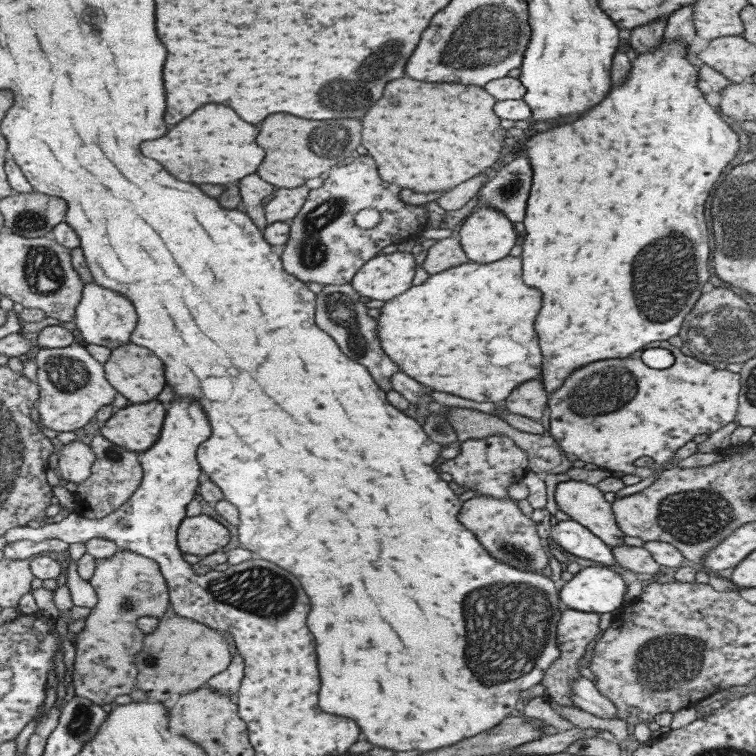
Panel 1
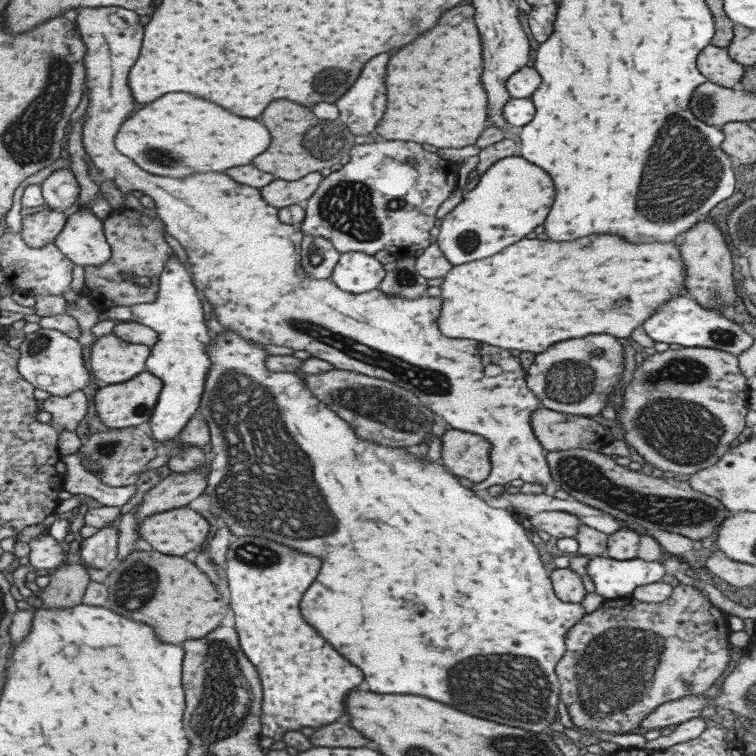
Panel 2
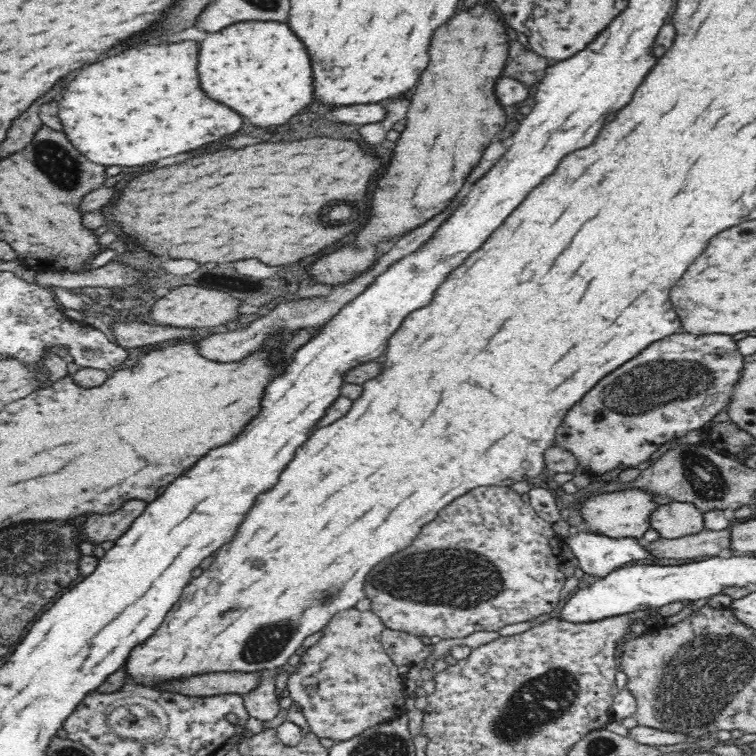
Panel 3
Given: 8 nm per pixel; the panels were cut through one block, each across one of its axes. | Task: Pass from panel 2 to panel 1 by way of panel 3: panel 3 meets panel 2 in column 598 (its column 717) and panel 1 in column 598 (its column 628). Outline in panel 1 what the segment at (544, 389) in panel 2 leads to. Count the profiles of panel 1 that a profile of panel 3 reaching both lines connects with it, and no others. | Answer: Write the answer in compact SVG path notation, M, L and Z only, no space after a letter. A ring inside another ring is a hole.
M667 340L654 342L648 346L670 350L675 356L674 364L670 366L670 368L663 368L662 370L650 368L649 366L646 366L641 359L642 350L644 349L642 348L640 351L636 351L632 356L628 356L628 358L625 359L597 360L596 362L576 368L570 376L567 376L567 379L564 379L564 384L562 384L562 386L559 386L548 394L547 406L550 408L549 432L558 441L558 444L564 452L570 452L570 454L576 455L578 460L586 463L589 462L590 464L594 464L600 469L606 469L611 473L623 472L625 475L636 475L641 479L646 479L654 476L654 468L669 469L670 467L676 467L676 462L672 464L675 452L680 447L684 446L686 442L690 442L694 436L698 436L698 434L712 434L712 432L716 432L716 430L726 426L726 424L730 424L730 422L735 419L739 405L739 392L741 389L741 374L739 372L742 369L742 366L740 363L730 363L727 365L726 369L718 369L714 367L714 365L710 365L708 362L703 362L699 358L684 355L678 347L672 345ZM644 456L648 456L648 458L656 462L654 468L636 467L634 462Z

